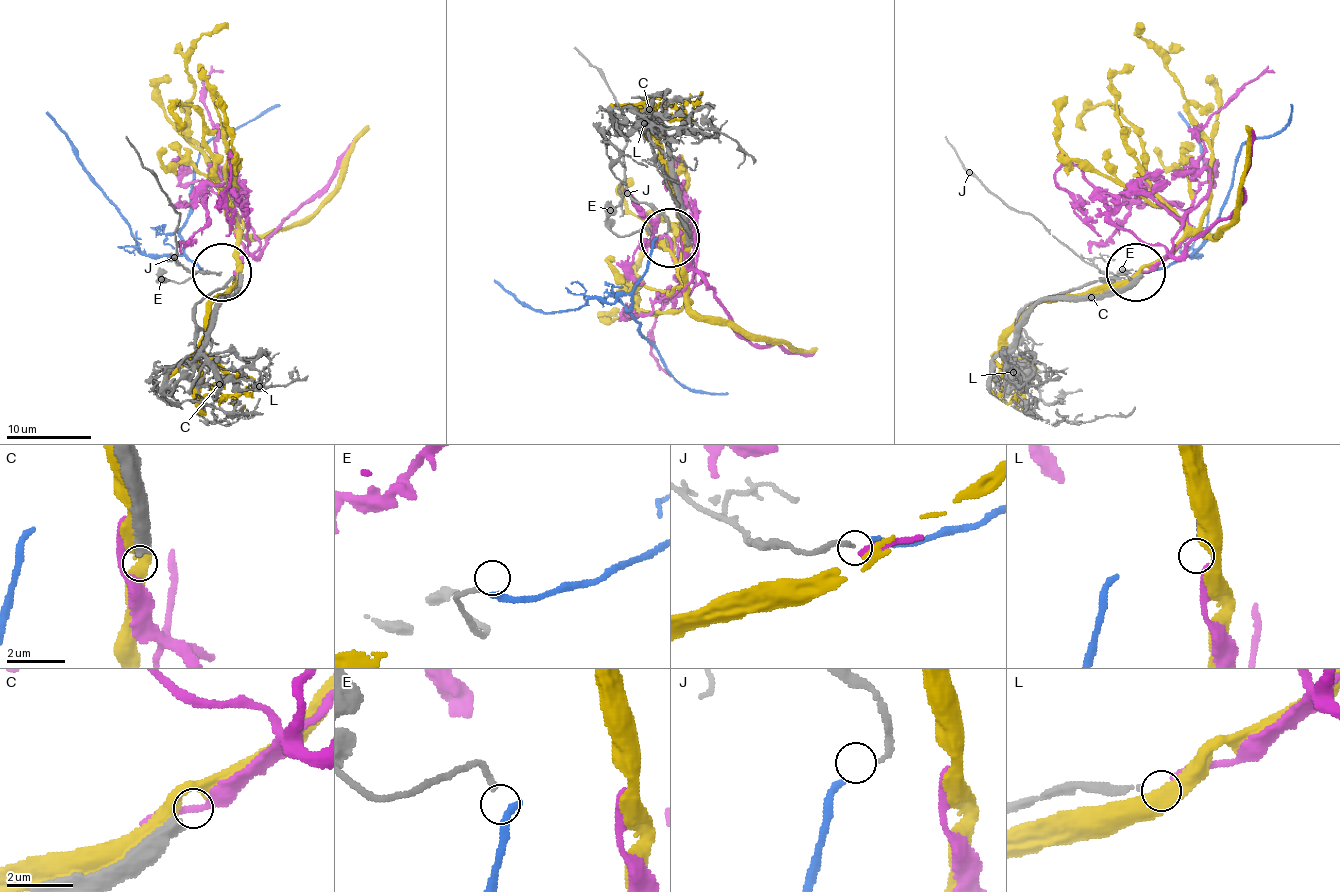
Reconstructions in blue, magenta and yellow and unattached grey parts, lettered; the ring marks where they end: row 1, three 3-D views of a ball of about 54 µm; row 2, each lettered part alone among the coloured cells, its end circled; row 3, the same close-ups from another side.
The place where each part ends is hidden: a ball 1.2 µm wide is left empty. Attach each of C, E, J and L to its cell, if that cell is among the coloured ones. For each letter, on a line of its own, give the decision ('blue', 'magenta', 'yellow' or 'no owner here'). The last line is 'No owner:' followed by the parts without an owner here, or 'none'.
C: no owner here
E: no owner here
J: blue
L: magenta
No owner: C, E

